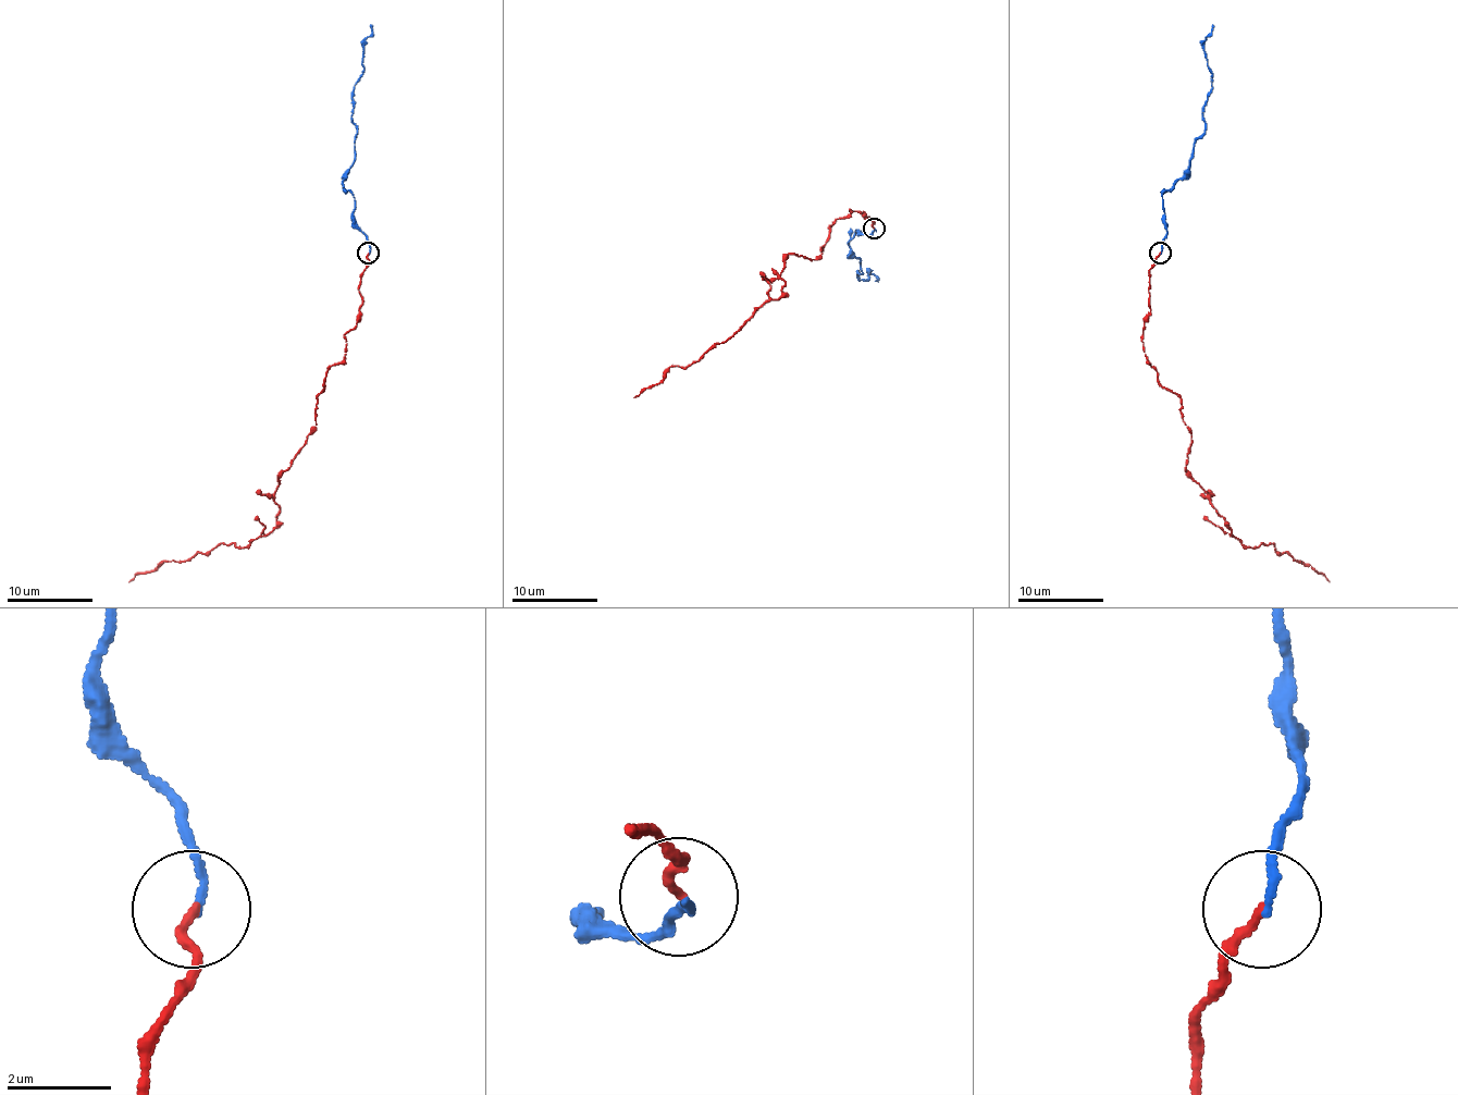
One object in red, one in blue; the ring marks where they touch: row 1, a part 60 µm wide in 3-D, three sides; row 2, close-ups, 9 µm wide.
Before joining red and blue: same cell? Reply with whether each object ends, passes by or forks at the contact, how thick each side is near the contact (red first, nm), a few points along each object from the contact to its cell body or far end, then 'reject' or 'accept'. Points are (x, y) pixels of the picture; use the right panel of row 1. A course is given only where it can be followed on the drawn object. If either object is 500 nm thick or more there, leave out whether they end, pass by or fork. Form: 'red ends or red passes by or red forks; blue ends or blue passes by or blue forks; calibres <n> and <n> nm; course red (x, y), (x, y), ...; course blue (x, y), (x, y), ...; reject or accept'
red ends; blue ends; calibres 180 and 140 nm; course red (1160, 254), (1149, 270), (1143, 349), (1158, 380), (1181, 400), (1191, 478), (1247, 548), (1271, 543), (1329, 581); course blue (1160, 254), (1165, 225), (1162, 196), (1178, 181), (1205, 131), (1211, 73), (1205, 39), (1213, 24); accept

